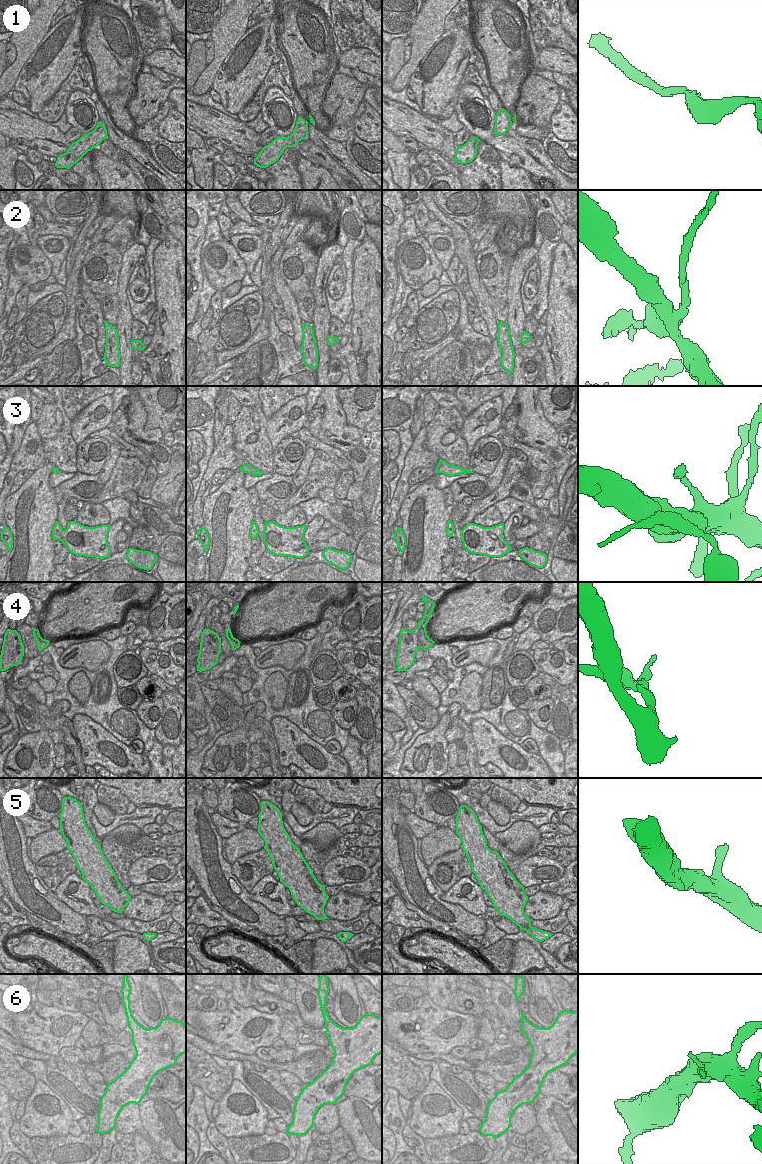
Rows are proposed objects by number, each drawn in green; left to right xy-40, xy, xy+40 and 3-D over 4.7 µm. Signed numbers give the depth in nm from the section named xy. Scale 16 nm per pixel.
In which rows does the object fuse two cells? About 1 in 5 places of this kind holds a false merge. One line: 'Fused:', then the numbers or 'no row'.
Fused: 2

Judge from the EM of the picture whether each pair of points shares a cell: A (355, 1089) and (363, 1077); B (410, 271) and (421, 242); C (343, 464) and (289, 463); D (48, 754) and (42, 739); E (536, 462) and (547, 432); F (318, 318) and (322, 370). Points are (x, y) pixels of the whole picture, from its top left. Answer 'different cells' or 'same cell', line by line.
A: same cell
B: same cell
C: different cells
D: same cell
E: different cells
F: same cell

